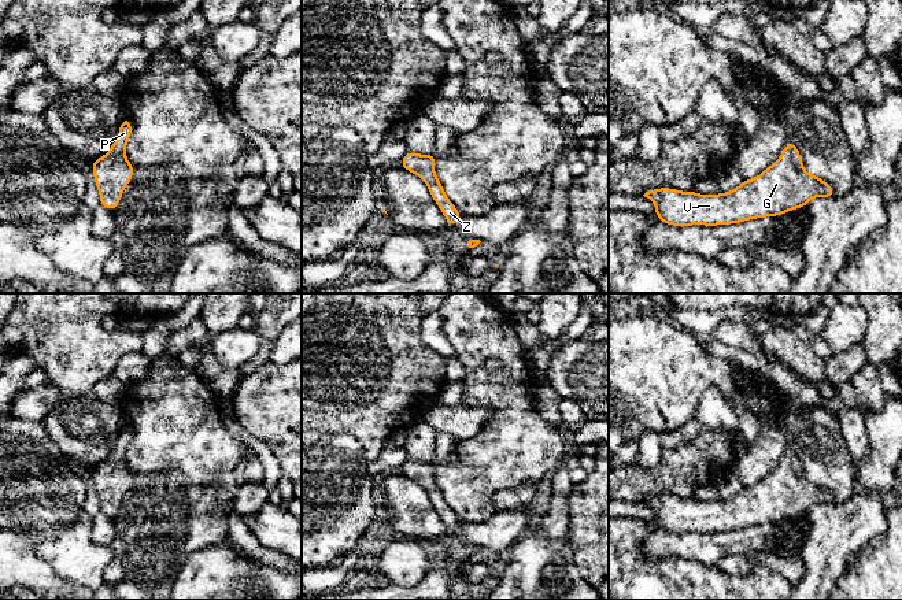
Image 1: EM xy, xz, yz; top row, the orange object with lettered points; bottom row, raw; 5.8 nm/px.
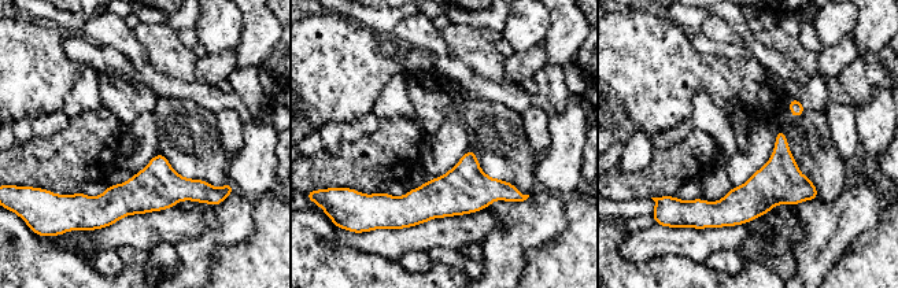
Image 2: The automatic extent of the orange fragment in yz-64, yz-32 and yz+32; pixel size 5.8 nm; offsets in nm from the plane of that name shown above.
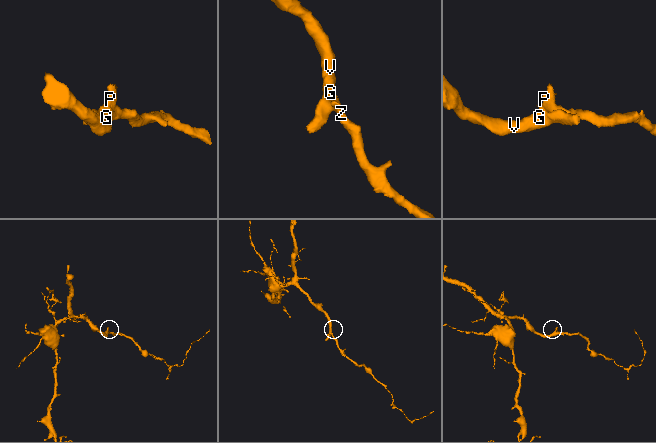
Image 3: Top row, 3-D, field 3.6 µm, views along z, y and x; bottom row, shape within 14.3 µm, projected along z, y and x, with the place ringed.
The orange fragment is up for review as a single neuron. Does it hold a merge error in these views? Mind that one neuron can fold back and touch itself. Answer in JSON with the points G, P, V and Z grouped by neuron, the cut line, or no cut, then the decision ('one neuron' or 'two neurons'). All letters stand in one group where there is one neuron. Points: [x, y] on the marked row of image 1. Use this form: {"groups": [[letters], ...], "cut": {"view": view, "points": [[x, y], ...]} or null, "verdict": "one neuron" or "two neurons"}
{"groups": [["G", "P", "V", "Z"]], "cut": null, "verdict": "one neuron"}

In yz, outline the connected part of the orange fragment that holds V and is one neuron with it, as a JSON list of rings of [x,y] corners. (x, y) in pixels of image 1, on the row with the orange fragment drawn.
[[[788,141],[770,167],[728,193],[699,195],[659,188],[643,196],[655,203],[654,214],[663,223],[717,226],[787,214],[805,208],[813,197],[832,197],[835,190],[803,168],[798,148]]]

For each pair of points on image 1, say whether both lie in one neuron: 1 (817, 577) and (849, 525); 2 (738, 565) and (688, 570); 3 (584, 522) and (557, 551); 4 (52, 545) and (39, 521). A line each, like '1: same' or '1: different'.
1: same
2: different
3: different
4: same

